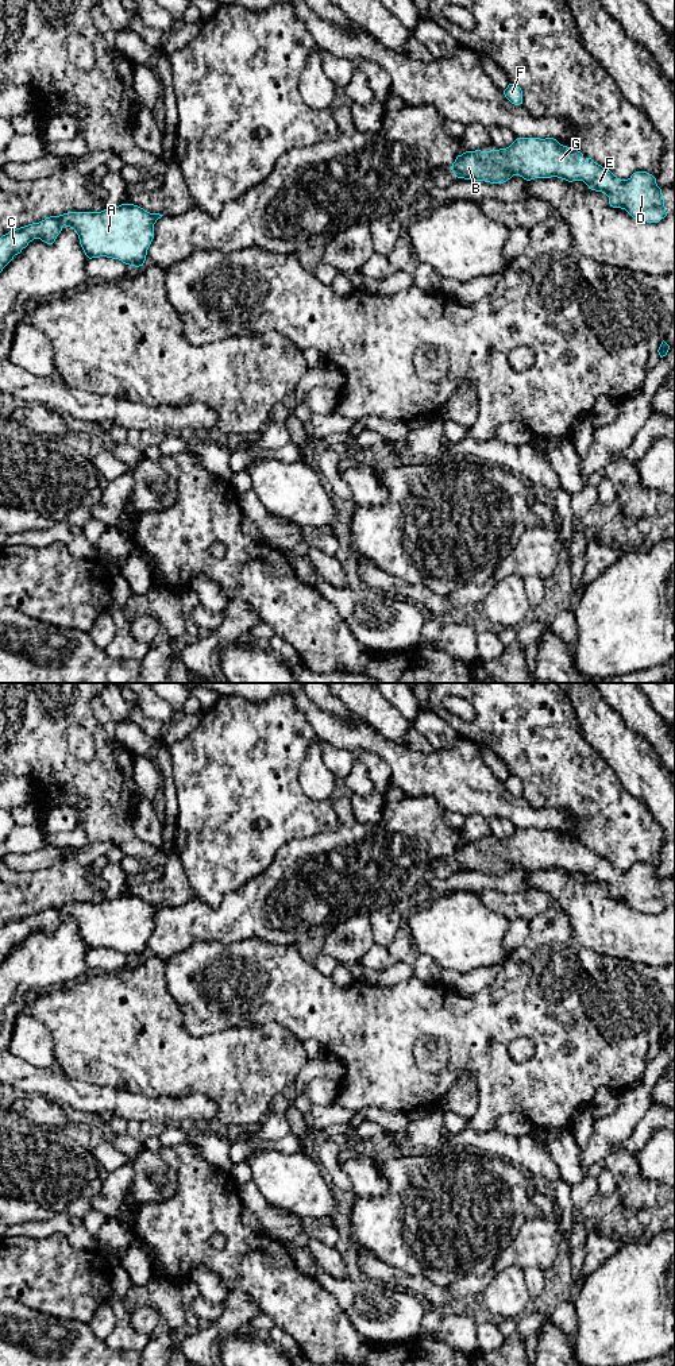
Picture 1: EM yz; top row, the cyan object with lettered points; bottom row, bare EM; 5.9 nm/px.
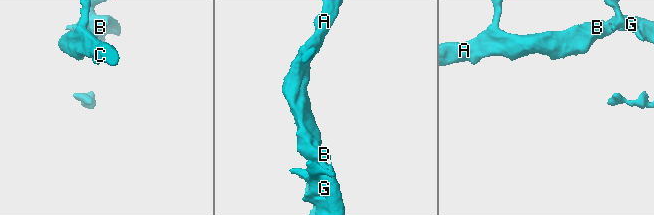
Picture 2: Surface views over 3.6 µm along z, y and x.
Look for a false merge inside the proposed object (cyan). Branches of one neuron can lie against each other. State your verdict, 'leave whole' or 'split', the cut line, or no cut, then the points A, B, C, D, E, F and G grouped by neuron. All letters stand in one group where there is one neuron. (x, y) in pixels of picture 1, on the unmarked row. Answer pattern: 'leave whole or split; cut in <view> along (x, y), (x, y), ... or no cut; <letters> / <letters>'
leave whole; no cut; A B C D E F G

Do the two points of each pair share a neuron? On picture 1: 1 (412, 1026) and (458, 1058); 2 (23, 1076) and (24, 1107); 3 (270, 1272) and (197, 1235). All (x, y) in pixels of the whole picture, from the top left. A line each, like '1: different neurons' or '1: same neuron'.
1: same neuron
2: different neurons
3: same neuron

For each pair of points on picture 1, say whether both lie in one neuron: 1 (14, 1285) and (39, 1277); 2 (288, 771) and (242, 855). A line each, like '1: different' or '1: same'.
1: same
2: same

